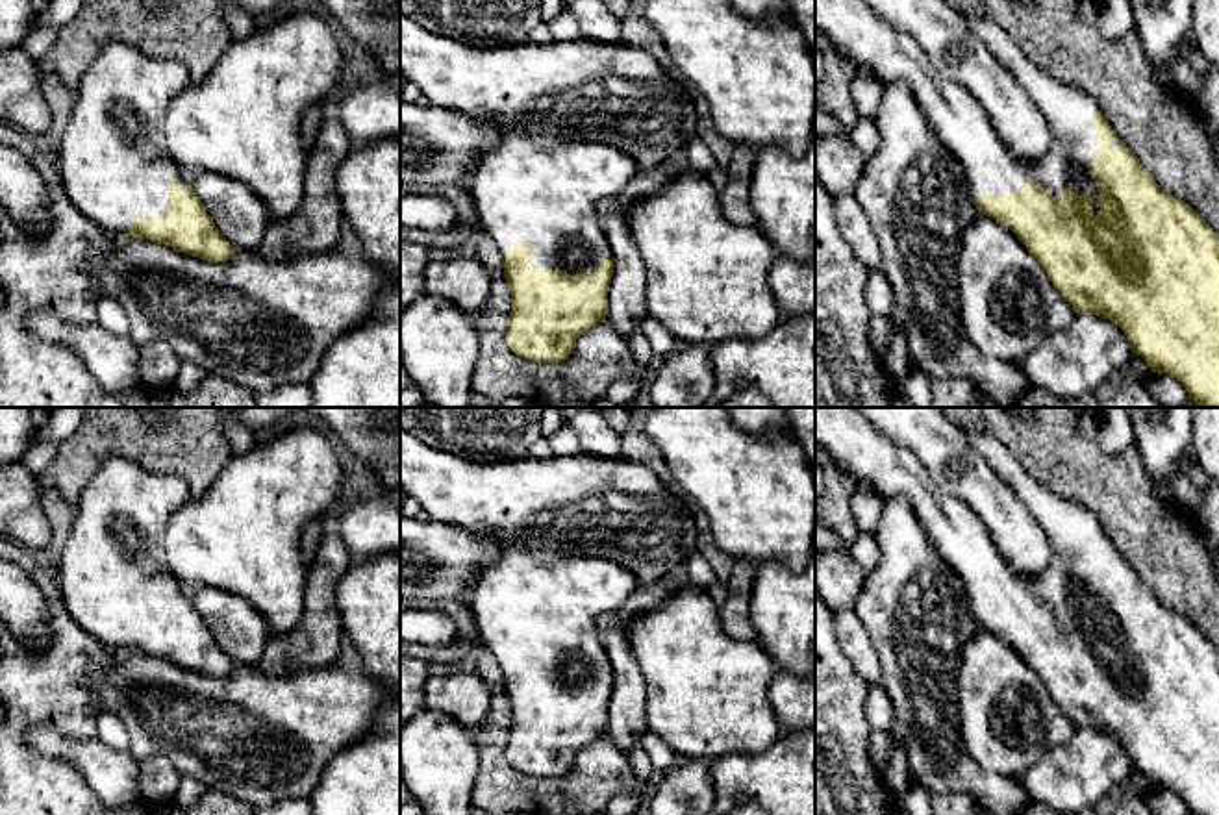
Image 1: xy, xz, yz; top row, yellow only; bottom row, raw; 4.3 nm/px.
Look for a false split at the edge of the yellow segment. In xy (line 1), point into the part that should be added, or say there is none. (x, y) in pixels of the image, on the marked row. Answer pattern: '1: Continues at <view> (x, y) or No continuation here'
1: Continues at xy (113, 162)

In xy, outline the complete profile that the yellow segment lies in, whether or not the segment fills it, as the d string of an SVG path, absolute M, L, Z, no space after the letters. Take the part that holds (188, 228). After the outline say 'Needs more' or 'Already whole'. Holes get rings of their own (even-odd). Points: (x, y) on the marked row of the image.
M107 43L74 91L54 159L72 206L109 237L141 237L198 259L228 261L235 248L219 233L163 135L165 113L189 83L185 63L150 59L126 43Z. Needs more

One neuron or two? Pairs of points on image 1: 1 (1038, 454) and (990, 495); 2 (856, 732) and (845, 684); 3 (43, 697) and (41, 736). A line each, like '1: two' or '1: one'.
1: two
2: one
3: two

